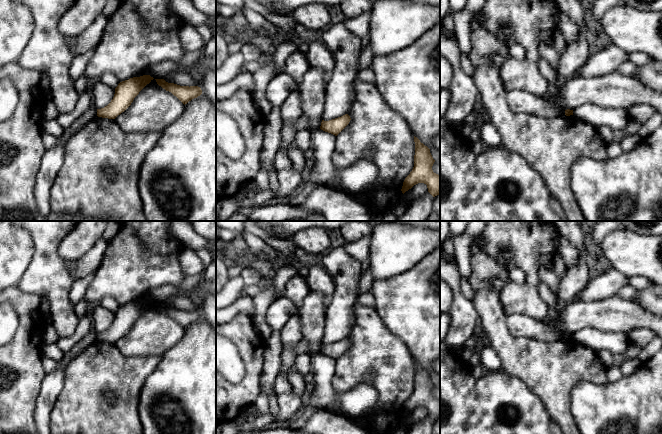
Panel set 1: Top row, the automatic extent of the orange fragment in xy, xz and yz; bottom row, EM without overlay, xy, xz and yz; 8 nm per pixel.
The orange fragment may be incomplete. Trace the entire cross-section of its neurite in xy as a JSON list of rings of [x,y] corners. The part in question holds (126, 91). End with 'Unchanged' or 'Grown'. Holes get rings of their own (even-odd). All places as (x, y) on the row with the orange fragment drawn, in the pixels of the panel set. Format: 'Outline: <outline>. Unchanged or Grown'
Outline: [[[143,75],[120,82],[115,88],[111,102],[104,108],[97,109],[97,116],[115,119],[131,105],[139,92],[153,79],[150,75]]]. Unchanged

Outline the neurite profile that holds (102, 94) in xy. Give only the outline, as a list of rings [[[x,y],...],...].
[[[99,79],[90,84],[93,106],[97,109],[107,106],[114,97],[115,89],[101,82]]]

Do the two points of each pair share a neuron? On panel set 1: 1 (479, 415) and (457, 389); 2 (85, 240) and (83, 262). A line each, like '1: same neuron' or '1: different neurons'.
1: different neurons
2: different neurons

